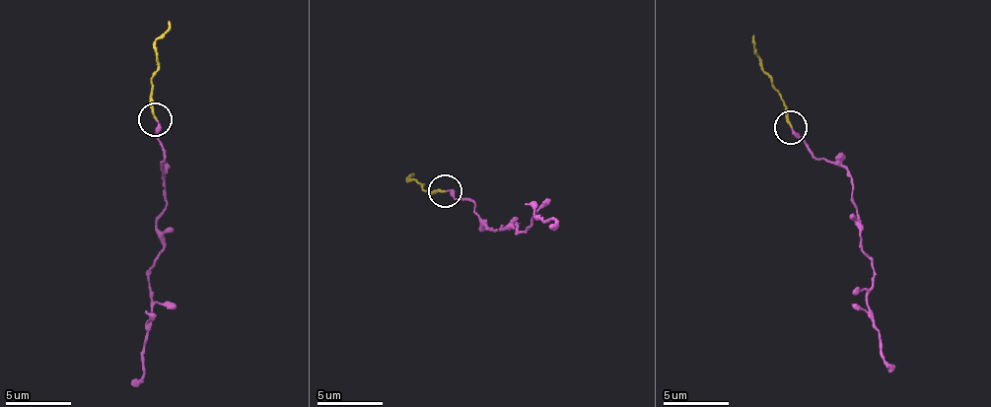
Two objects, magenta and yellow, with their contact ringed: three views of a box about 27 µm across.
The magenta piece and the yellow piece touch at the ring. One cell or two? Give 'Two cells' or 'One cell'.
One cell

